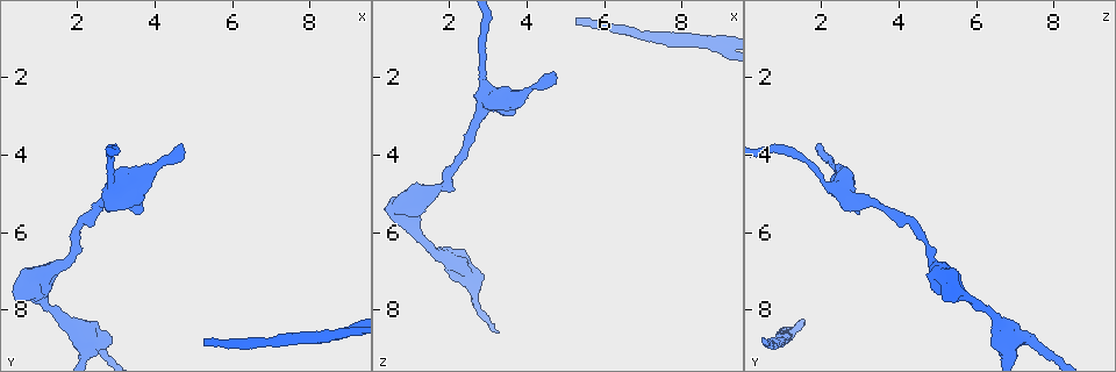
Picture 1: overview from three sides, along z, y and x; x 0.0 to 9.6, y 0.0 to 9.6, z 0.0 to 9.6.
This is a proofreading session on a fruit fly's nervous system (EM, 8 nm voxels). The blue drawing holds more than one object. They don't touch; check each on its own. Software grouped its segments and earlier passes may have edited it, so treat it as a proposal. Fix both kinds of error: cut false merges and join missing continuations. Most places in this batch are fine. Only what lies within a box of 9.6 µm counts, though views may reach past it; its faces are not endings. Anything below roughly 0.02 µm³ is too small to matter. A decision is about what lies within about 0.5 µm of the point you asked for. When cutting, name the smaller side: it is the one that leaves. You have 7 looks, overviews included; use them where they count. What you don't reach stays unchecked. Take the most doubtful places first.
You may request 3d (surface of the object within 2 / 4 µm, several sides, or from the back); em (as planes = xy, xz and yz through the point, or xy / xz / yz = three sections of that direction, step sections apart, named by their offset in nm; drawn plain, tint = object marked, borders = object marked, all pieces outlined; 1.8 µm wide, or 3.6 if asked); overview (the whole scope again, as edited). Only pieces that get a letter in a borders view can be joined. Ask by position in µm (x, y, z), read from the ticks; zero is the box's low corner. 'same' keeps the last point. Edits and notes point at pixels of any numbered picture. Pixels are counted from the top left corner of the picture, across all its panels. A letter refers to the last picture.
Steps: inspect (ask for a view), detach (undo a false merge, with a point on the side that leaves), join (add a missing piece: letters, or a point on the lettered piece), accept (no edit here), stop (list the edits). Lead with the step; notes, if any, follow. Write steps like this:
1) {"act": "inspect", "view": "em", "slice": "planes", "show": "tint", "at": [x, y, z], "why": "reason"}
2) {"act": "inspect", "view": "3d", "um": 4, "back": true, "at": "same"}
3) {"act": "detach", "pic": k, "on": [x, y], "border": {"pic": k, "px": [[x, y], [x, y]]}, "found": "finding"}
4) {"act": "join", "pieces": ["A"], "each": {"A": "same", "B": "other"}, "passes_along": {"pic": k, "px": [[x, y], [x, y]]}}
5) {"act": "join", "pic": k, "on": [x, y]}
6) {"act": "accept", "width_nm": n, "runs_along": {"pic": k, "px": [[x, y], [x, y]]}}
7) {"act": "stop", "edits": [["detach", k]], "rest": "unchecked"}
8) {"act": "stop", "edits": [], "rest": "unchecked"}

{"act": "inspect", "view": "em", "um": 3.6, "slice": "yz", "step": 16, "show": "borders", "at": [2.95, 5.10, 2.70], "why": "a fork"}

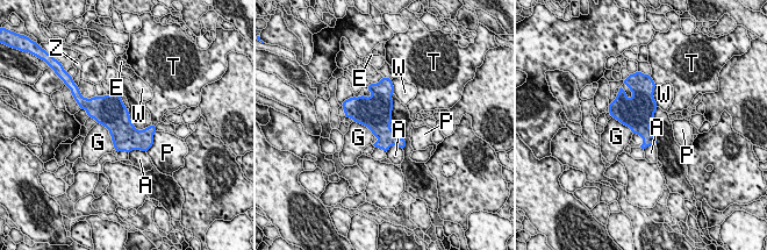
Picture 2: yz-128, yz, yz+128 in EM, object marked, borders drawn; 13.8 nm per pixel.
{"act": "accept", "each": {"A": "other", "E": "other", "G": "other", "P": "other", "T": "other", "W": "other", "Z": "other"}, "border": {"pic": 2, "px": [[98, 122], [108, 130], [114, 148]]}, "found": "all the same cell"}

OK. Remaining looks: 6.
{"act": "inspect", "view": "em", "um": 3.6, "slice": "planes", "show": "tint", "at": [1.05, 7.35, 5.45], "why": "arms part here"}

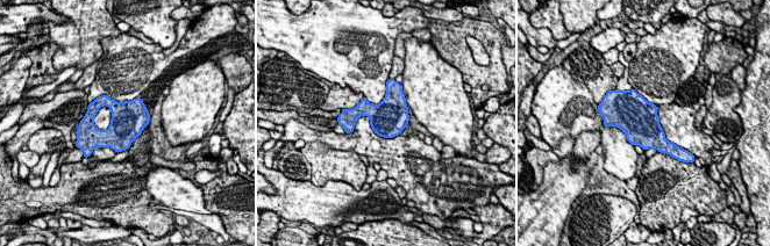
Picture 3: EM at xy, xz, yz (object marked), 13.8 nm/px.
{"act": "inspect", "view": "em", "um": 3.6, "slice": "planes", "show": "borders", "at": "same"}

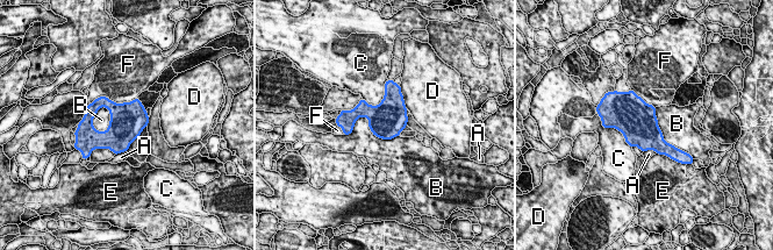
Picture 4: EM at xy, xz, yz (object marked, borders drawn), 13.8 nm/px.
{"act": "accept", "longest_contact_nm": ["B", 750], "each": {"A": "other", "B": "other", "C": "other", "D": "other", "E": "other", "F": "other"}, "border": {"pic": 4, "px": [[345, 134], [366, 118], [398, 136]]}, "found": "all the same cell"}

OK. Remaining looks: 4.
{"act": "inspect", "view": "em", "um": 3.6, "slice": "xz", "step": 16, "show": "borders", "at": [4.70, 3.75, 2.00], "why": "free end"}

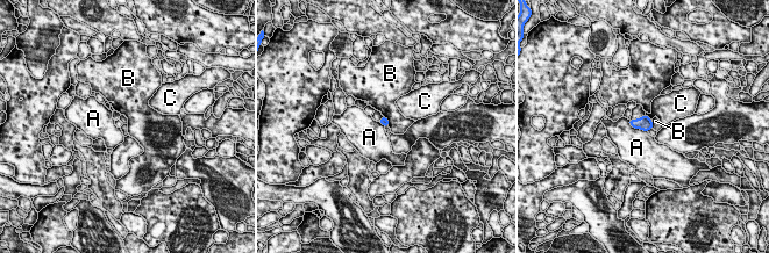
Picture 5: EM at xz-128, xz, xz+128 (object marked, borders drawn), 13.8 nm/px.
{"act": "accept", "width_nm": 120, "each": {"A": "other", "B": "other", "C": "other"}, "border": {"pic": 5, "px": [[383, 115], [387, 120], [389, 125]]}, "found": "none of them fits"}

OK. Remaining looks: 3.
{"act": "stop", "edits": [], "rest": "unchecked"}

